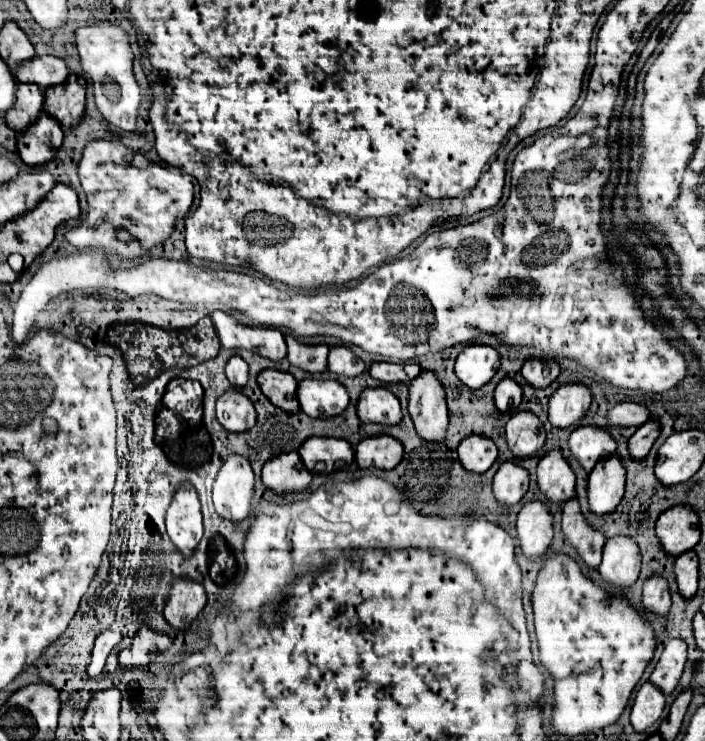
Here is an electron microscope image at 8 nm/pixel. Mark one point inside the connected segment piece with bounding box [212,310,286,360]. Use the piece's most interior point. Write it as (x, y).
(234, 335)

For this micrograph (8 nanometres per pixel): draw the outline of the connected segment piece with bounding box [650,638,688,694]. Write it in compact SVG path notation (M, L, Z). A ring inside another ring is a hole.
M678 638L666 644L656 664L656 670L650 676L650 682L656 684L664 694L670 694L676 688L686 664L686 650L688 650L688 644Z

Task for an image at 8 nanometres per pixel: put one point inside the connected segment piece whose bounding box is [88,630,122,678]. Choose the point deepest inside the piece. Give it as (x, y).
(105, 641)

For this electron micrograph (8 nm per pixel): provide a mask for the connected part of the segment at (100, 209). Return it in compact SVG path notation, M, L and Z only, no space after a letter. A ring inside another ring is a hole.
M92 140L84 146L82 160L78 164L78 174L82 188L88 196L88 216L86 220L66 232L66 240L76 248L100 248L100 250L116 250L120 258L138 258L146 254L156 244L170 238L174 230L174 222L178 216L186 216L192 200L194 200L194 184L192 176L180 172L178 168L164 168L144 154L126 148L122 142L110 140ZM118 232L130 232L130 240L118 240Z

